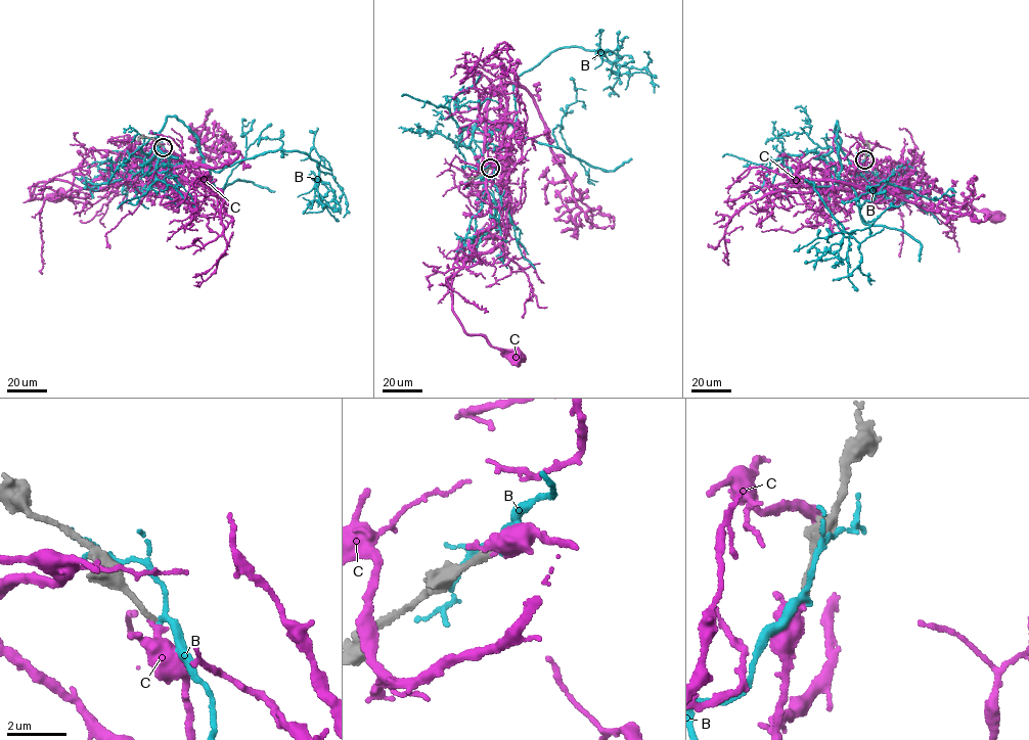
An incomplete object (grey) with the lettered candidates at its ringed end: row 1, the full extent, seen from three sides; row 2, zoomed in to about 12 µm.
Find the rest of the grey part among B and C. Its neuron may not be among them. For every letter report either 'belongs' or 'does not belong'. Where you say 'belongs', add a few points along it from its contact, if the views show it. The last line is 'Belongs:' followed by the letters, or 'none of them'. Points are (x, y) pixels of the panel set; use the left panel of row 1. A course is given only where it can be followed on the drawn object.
B: does not belong
C: does not belong
Belongs: none of them

